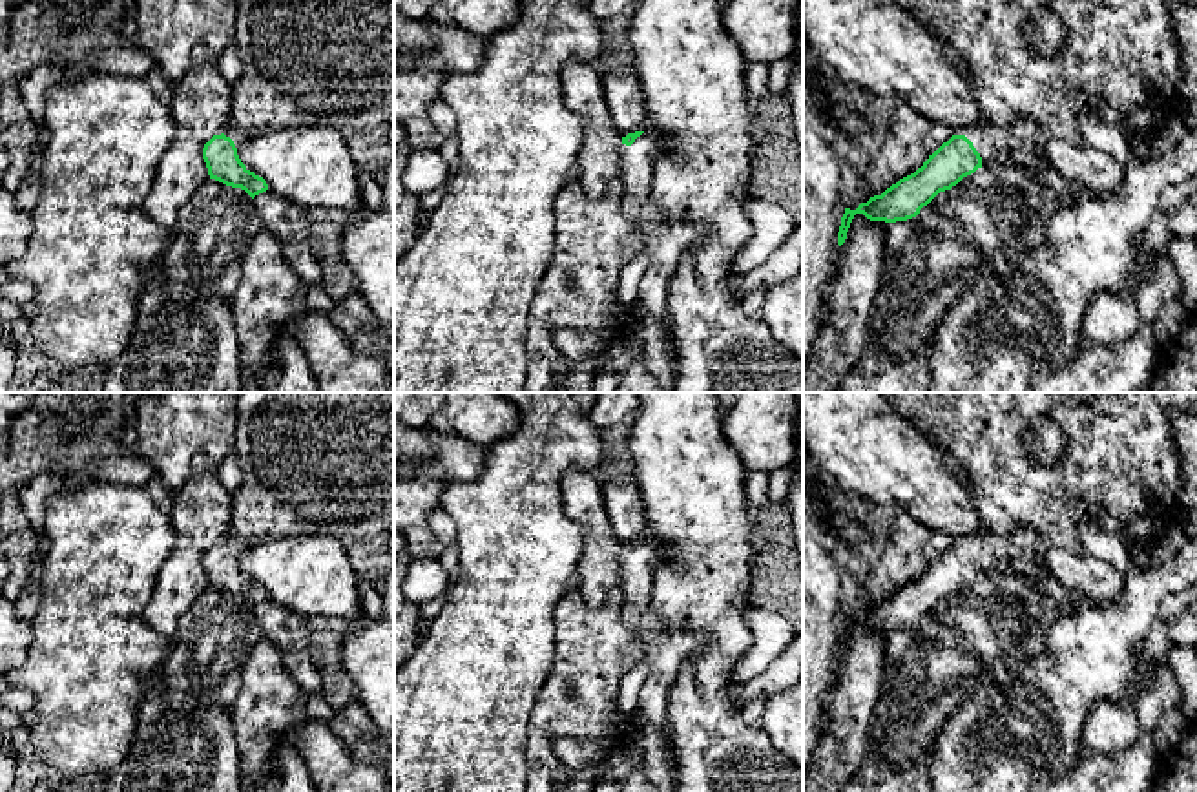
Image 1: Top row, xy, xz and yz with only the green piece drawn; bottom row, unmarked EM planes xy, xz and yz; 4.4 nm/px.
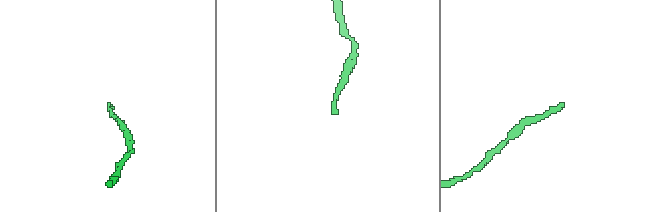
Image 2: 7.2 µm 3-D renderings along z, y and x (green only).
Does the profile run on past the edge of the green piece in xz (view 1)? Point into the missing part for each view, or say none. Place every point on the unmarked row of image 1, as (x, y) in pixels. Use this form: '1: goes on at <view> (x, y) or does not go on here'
1: goes on at xz (637, 570)

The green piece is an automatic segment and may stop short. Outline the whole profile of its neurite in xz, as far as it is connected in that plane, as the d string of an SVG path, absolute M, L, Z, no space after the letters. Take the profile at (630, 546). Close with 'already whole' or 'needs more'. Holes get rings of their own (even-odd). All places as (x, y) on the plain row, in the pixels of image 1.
M644 540L622 542L620 589L624 591L622 620L635 633L671 635L668 624L651 611L657 547Z | needs more

